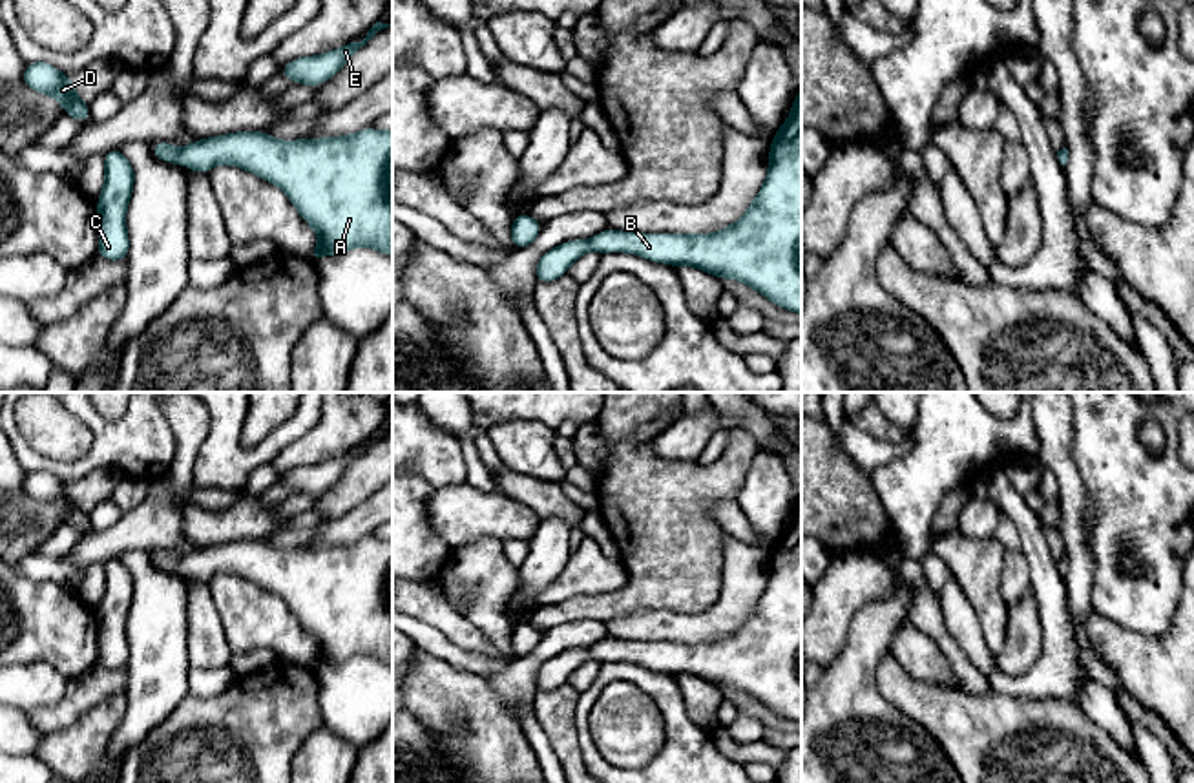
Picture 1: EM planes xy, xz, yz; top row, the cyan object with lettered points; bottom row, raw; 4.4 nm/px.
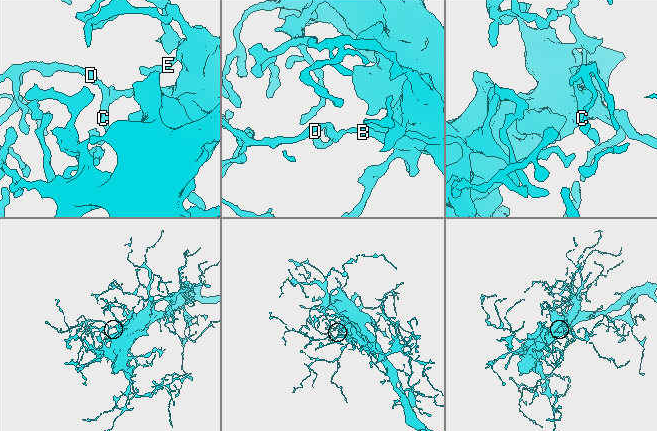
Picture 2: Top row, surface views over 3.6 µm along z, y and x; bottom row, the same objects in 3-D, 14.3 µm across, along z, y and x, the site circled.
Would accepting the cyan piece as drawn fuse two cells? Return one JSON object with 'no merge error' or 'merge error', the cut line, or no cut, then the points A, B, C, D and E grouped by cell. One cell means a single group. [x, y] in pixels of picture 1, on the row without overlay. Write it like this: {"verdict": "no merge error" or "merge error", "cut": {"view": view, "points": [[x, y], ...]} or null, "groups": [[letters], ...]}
{"verdict": "no merge error", "cut": null, "groups": [["A", "B", "C", "D", "E"]]}

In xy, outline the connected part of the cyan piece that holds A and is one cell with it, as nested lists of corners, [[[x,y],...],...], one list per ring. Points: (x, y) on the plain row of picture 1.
[[[365,537],[343,546],[299,549],[279,549],[263,540],[236,540],[194,549],[183,559],[170,551],[152,551],[150,559],[157,568],[172,573],[181,571],[203,584],[215,573],[234,573],[279,595],[292,610],[298,622],[318,642],[318,655],[309,663],[314,672],[327,663],[340,664],[356,655],[371,655],[382,663],[393,664],[393,538],[380,540],[376,537]]]

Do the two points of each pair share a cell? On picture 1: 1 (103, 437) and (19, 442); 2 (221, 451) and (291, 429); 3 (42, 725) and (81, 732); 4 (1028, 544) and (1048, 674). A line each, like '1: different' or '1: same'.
1: same
2: same
3: different
4: same

